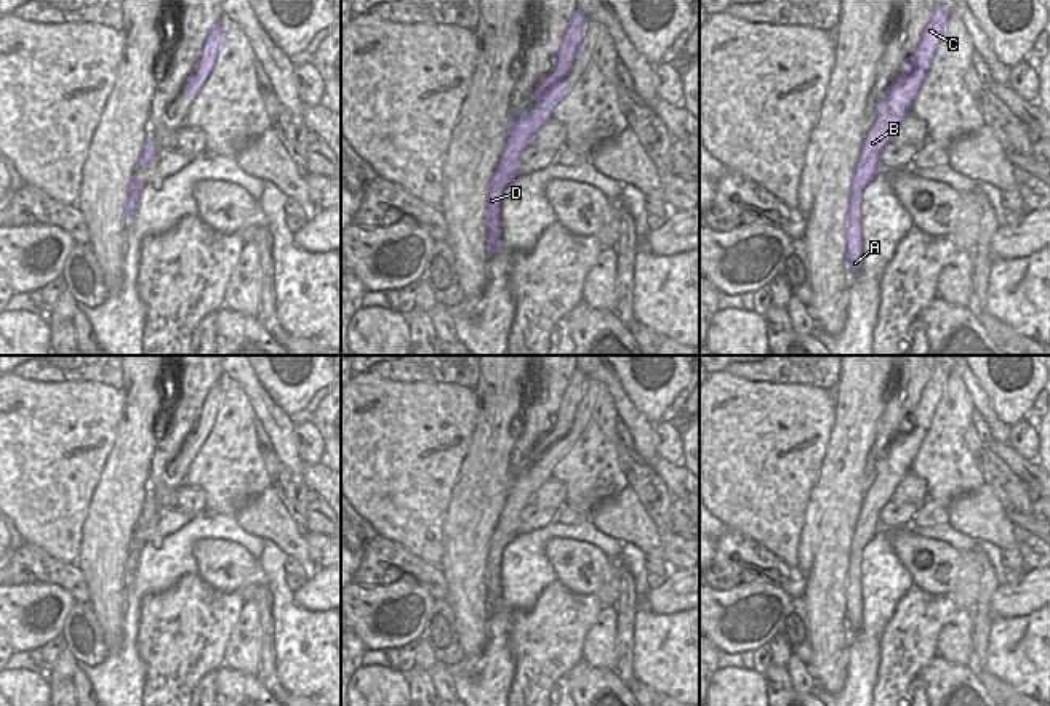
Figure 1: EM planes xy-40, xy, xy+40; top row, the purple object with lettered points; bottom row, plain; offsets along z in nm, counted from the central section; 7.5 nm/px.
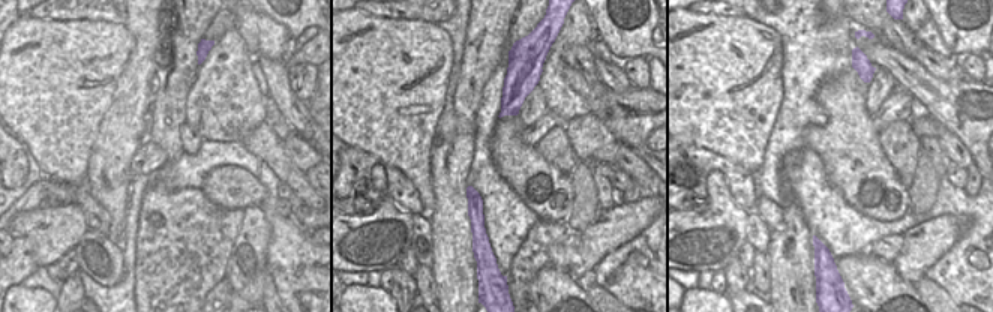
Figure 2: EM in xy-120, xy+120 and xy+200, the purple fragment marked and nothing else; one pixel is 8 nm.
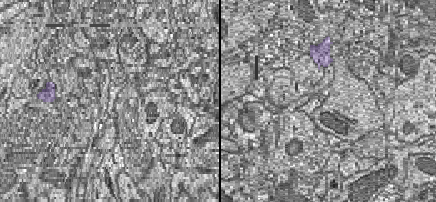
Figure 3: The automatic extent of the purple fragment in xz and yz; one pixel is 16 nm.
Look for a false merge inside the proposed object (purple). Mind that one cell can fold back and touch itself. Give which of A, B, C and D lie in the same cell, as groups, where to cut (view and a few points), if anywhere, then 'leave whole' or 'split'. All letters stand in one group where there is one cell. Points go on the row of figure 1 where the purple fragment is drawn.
A B C D | no cut | leave whole

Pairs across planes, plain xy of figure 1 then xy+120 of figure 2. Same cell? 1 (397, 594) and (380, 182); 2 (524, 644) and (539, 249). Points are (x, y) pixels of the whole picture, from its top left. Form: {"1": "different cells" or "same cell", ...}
{"1": "same cell", "2": "same cell"}

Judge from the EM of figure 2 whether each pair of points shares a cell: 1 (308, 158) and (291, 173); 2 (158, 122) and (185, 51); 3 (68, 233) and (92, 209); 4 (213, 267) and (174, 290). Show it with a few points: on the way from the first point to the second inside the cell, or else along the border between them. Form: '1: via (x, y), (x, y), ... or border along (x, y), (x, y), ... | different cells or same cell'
1: border along (281, 141), (290, 159), (303, 173) | different cells
2: via (170, 104), (171, 83), (177, 69) | same cell
3: border along (71, 203), (81, 210), (89, 228) | different cells
4: via (204, 267), (197, 269), (183, 281) | same cell

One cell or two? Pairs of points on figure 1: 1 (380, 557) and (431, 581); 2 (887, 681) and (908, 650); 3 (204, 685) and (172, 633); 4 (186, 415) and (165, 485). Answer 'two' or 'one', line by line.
1: one
2: one
3: two
4: one

